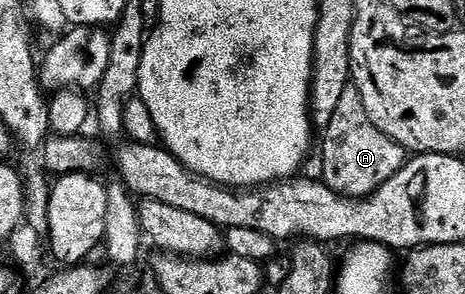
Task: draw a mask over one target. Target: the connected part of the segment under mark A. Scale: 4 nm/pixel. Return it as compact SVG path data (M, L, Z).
M347 98L339 103L329 126L322 129L323 176L322 183L330 186L338 196L362 198L378 190L409 159L407 149L394 144L365 114L358 98Z

